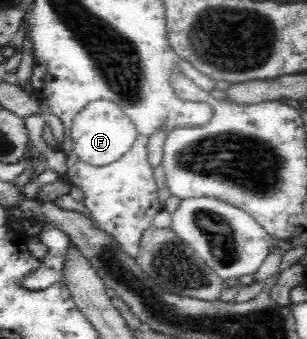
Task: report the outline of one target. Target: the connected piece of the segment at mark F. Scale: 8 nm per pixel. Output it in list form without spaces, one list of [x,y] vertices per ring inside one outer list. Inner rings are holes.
[[[92,101],[82,112],[76,115],[71,125],[73,152],[80,158],[80,161],[91,166],[107,166],[116,161],[132,147],[136,138],[136,126],[118,108],[118,104],[114,104],[114,101]]]

